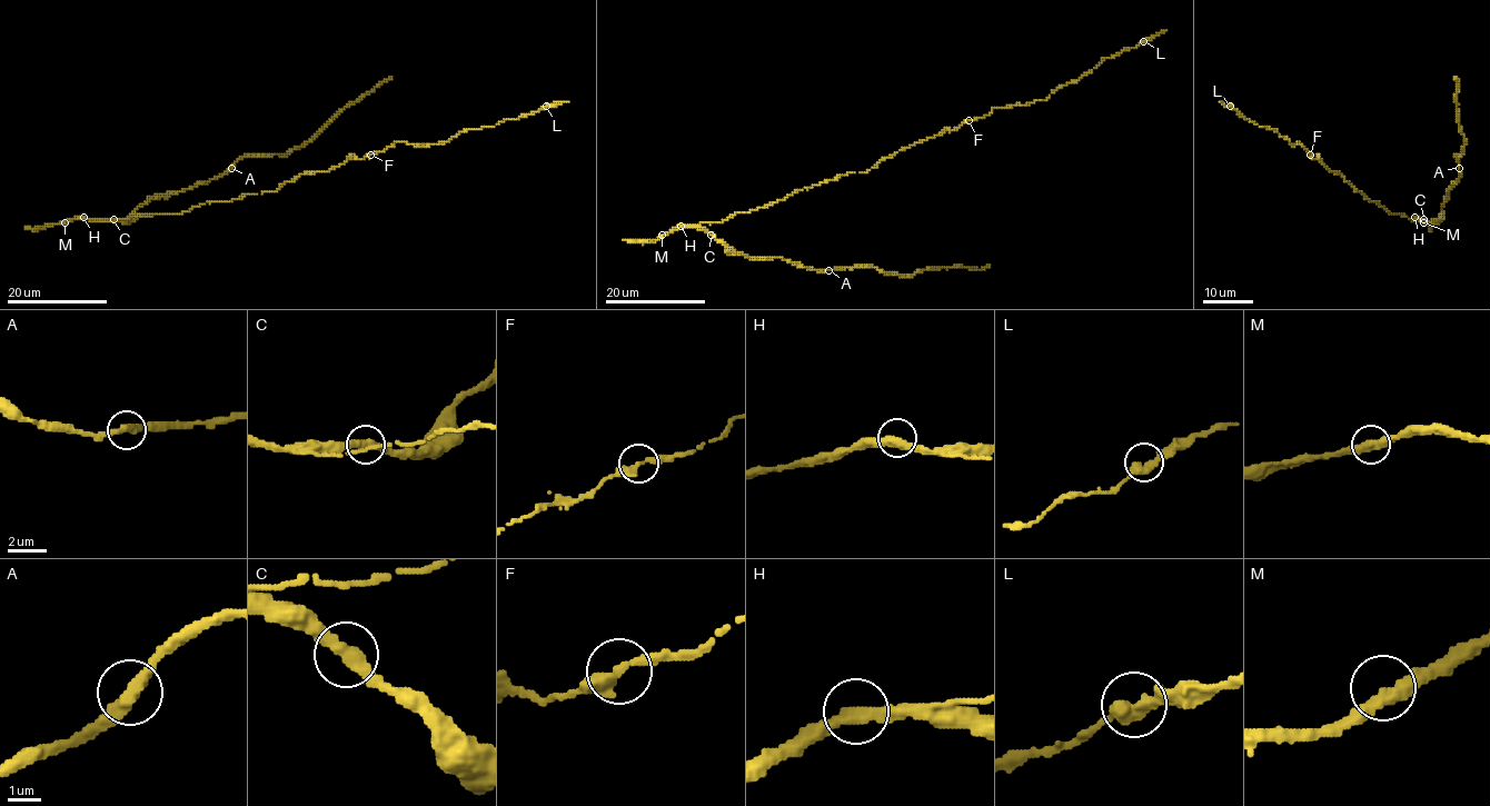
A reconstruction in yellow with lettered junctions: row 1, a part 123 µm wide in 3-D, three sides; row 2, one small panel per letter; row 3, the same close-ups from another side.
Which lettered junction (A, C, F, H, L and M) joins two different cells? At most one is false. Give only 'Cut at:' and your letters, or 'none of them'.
Cut at: none of them

